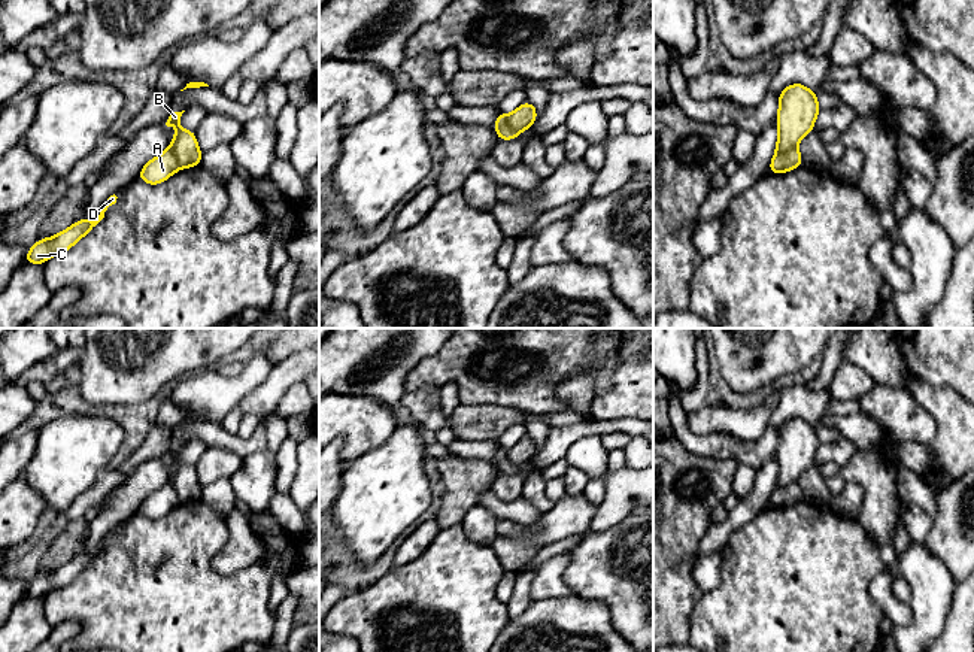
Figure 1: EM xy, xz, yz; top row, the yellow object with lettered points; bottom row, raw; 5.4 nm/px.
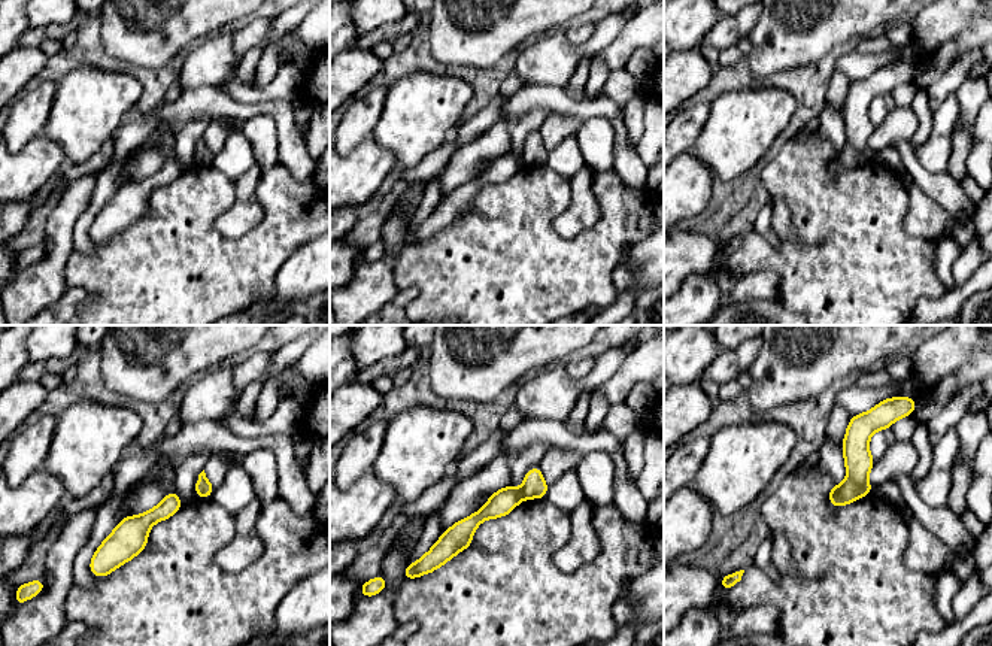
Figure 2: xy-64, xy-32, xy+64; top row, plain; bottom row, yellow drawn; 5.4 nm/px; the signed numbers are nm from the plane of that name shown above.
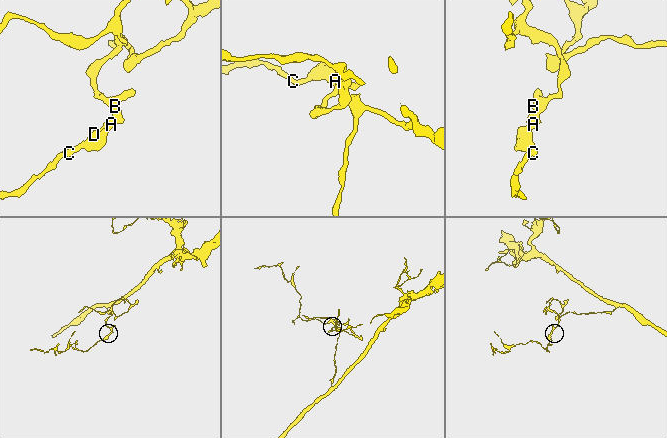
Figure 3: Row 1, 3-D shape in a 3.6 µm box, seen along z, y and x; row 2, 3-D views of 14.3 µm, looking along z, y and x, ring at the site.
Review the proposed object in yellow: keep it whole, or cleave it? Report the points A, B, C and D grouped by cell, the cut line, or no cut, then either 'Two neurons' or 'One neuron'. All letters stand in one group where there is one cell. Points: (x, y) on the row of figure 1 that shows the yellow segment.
Groups: A C D / B. Split along xy (169, 148), (181, 167). Two neurons

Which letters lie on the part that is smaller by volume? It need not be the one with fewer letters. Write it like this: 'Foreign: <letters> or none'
Foreign: A, C, D

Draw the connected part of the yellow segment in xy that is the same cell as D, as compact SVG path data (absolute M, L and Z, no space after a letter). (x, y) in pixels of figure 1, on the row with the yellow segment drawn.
M115 194L110 195L95 219L88 221L81 218L57 236L36 242L31 248L28 248L25 264L43 264L54 255L69 251L104 218L104 212L109 206L116 203L116 198L118 197Z

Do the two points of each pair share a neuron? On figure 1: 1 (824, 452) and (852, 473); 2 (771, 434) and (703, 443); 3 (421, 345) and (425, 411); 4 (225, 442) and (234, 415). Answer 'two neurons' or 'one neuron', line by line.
1: two neurons
2: one neuron
3: two neurons
4: two neurons

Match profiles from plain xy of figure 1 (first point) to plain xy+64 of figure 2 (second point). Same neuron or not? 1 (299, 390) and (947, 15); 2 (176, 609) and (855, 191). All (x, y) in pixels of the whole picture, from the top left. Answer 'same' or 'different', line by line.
1: different
2: same

